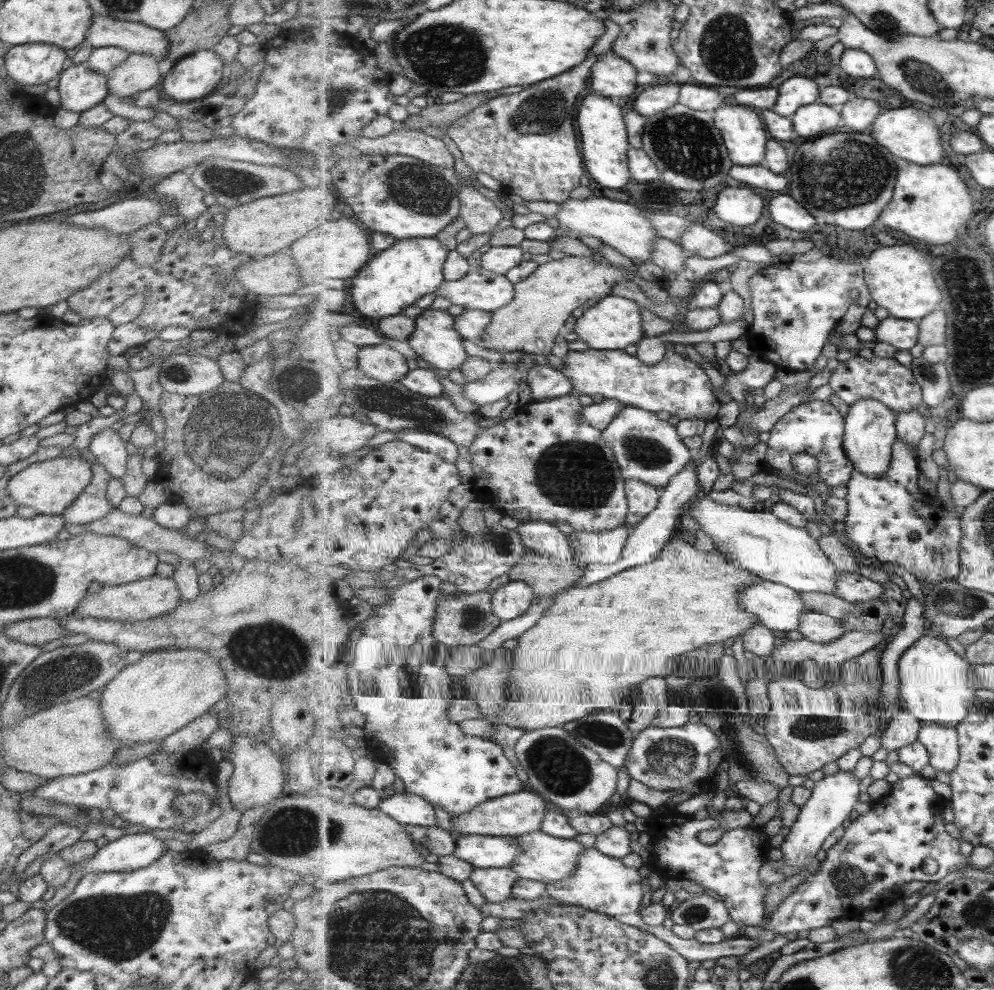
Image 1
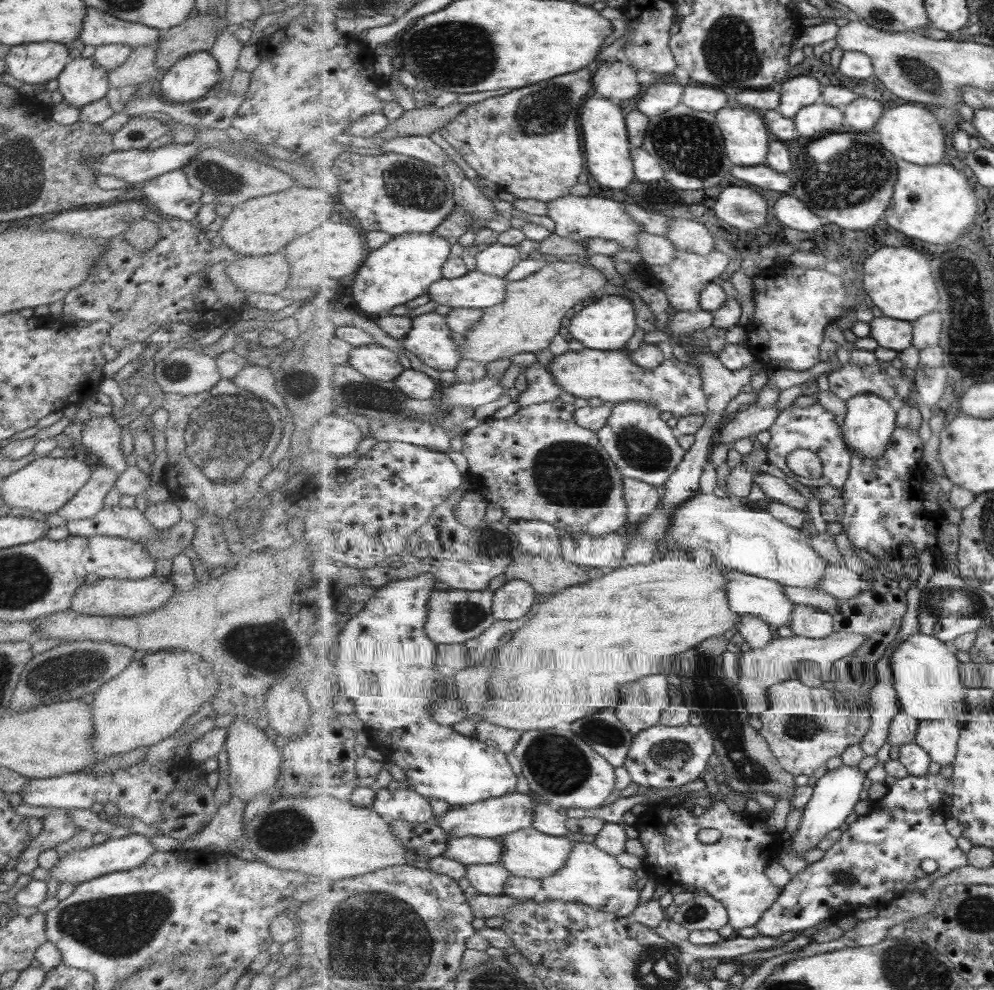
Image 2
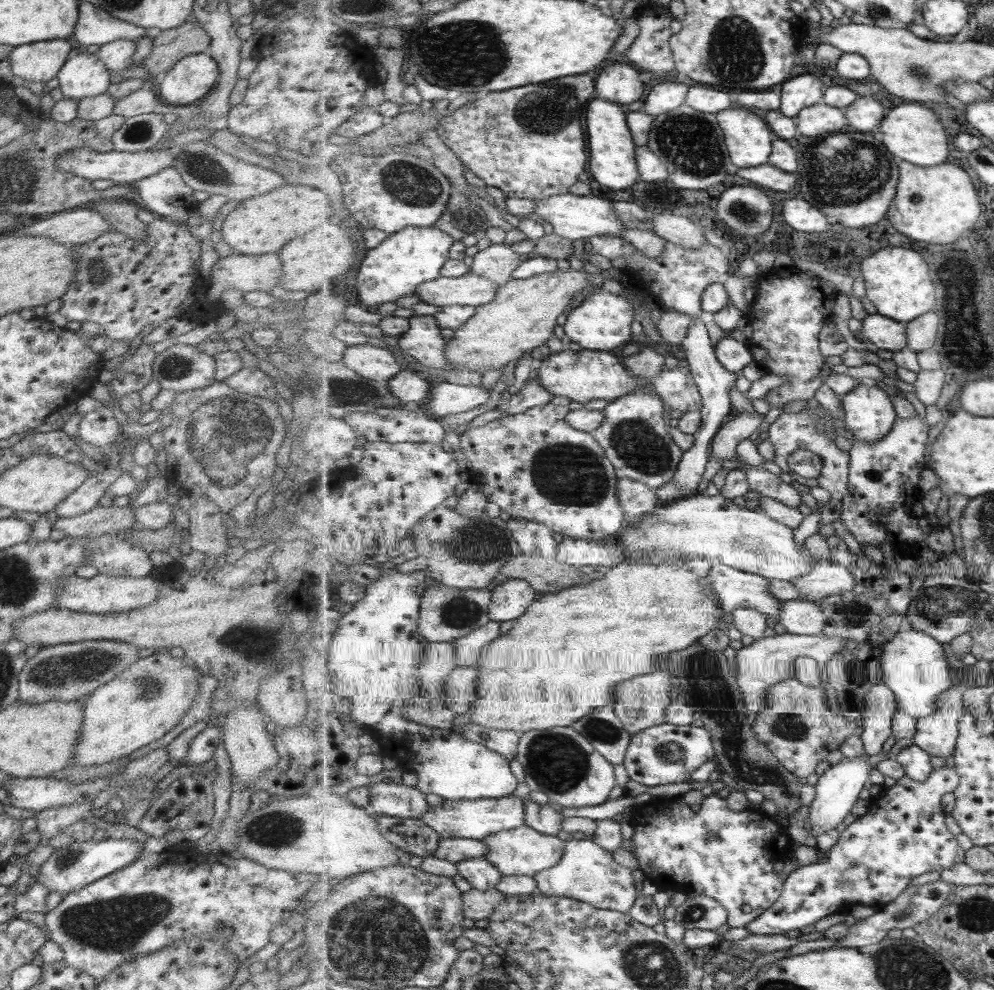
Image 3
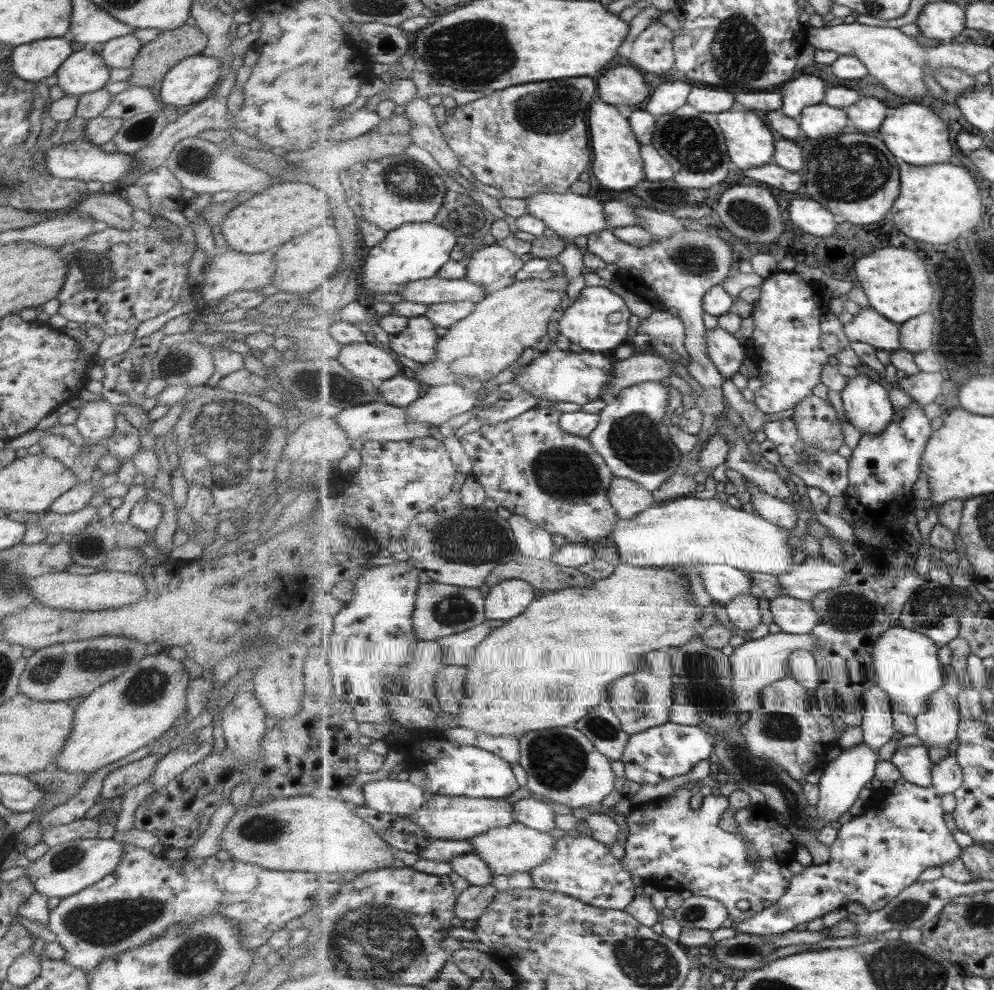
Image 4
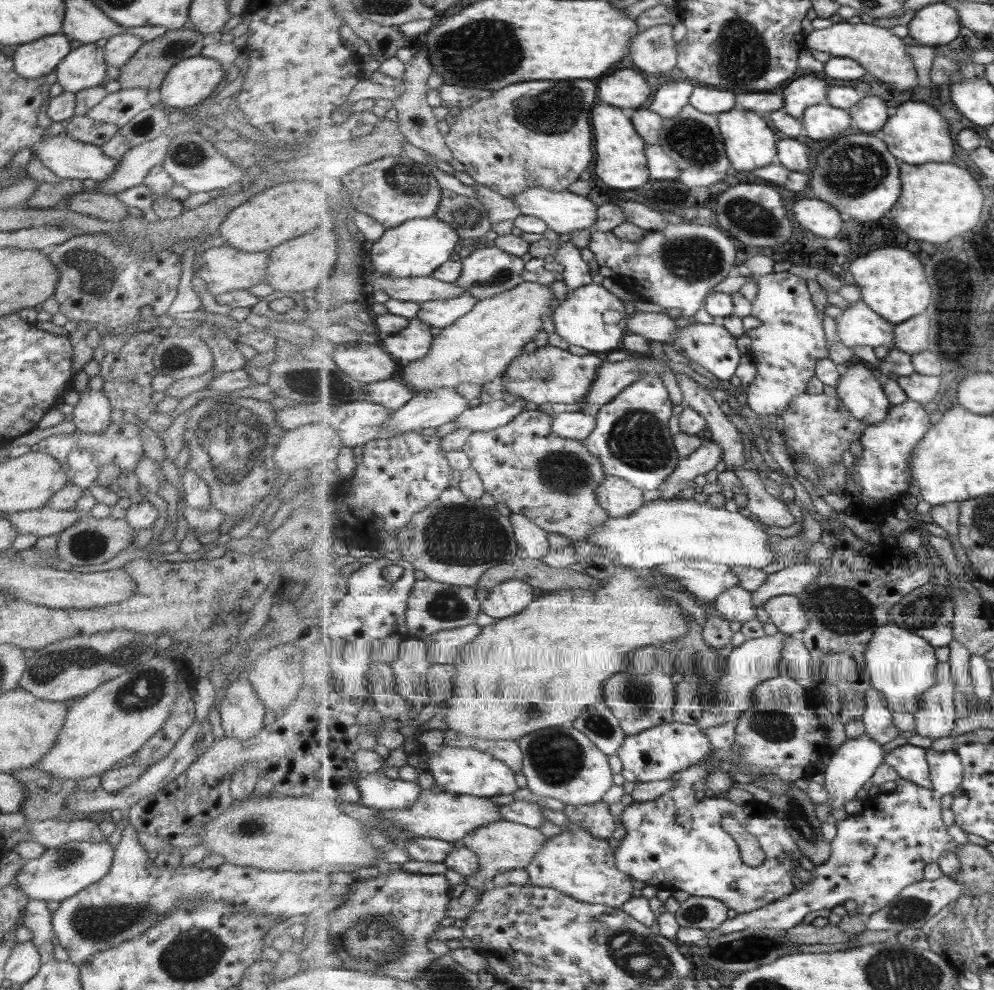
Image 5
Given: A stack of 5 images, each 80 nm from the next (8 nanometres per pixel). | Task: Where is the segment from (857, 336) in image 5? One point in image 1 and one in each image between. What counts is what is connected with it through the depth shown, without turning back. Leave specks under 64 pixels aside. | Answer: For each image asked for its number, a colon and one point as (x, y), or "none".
1: (902, 334)
2: (888, 332)
3: (885, 333)
4: (867, 325)

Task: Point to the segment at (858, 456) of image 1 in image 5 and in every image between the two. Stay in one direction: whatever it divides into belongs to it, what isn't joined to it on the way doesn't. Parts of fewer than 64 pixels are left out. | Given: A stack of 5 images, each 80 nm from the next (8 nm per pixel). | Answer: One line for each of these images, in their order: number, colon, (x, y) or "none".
2: (871, 420)
3: (870, 414)
4: (866, 400)
5: (861, 388)

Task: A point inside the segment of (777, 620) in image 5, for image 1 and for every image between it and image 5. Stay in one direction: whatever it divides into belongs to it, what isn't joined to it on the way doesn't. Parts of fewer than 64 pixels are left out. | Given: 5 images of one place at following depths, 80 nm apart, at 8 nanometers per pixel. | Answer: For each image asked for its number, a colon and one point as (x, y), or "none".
1: (818, 627)
2: (806, 621)
3: (801, 617)
4: (795, 616)

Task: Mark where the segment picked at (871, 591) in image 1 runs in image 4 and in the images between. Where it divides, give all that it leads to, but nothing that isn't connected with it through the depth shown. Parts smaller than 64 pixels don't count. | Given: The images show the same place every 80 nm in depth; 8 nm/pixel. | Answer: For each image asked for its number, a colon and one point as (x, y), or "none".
2: (839, 582)
3: (827, 578)
4: (814, 575)

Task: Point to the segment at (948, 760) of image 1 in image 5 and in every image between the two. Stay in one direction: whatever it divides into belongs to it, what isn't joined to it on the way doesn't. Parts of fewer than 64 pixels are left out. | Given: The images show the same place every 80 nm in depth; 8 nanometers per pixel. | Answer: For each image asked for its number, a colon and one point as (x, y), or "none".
2: (940, 738)
3: (937, 734)
4: (938, 726)
5: (936, 716)

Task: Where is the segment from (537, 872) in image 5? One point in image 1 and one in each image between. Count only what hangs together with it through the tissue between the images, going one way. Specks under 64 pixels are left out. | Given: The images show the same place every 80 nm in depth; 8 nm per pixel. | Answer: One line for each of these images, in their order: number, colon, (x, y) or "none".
1: (602, 883)
2: (591, 876)
3: (587, 872)
4: (582, 867)

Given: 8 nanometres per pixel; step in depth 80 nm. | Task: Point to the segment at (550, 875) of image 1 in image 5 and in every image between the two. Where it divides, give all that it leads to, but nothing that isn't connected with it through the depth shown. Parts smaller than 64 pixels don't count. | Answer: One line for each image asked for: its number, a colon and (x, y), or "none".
2: (528, 853)
3: (523, 851)
4: (516, 848)
5: (500, 847)

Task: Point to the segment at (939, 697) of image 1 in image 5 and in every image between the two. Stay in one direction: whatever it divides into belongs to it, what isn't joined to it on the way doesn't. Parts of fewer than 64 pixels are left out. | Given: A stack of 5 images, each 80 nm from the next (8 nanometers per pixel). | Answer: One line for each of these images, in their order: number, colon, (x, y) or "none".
2: (926, 674)
3: (914, 666)
4: (906, 663)
5: (902, 664)

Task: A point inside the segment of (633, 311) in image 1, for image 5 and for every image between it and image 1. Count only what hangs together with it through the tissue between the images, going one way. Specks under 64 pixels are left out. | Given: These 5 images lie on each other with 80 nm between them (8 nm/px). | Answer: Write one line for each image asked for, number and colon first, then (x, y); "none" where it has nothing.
2: (607, 322)
3: (602, 323)
4: (584, 322)
5: (580, 319)

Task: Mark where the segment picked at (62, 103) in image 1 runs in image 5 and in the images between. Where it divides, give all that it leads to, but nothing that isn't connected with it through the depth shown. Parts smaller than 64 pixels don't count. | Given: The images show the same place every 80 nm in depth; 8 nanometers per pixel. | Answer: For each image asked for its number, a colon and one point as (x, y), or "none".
2: (81, 82)
3: (83, 76)
4: (83, 71)
5: (84, 67)

